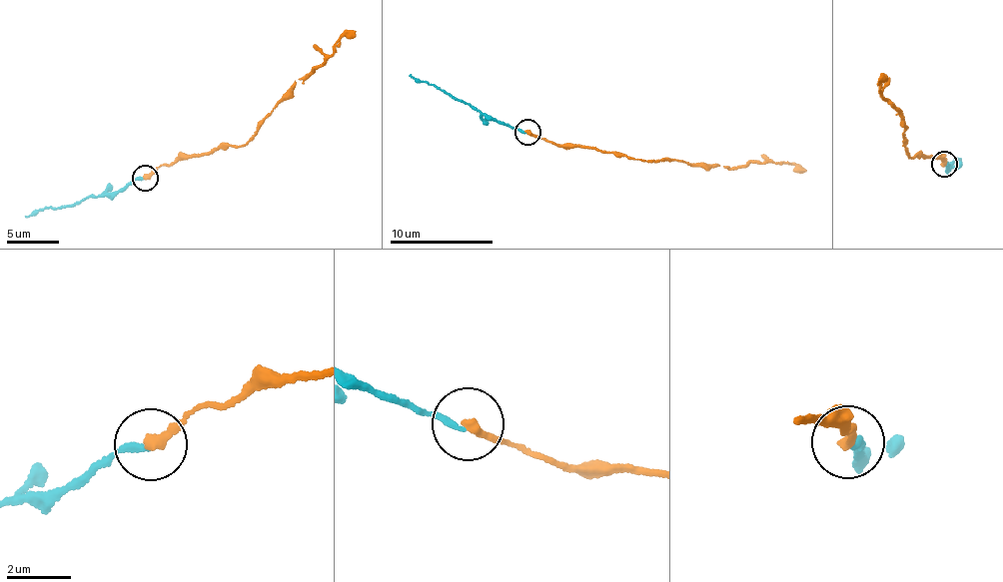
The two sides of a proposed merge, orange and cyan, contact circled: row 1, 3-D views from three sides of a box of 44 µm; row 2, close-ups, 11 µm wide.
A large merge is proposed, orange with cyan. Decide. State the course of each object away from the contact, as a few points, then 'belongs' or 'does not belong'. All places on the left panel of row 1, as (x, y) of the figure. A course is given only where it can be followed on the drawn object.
orange runs (146, 177), (164, 164), (172, 166), (230, 146), (239, 148), (293, 82), (303, 79), (335, 44), (356, 32); cyan runs (143, 179), (137, 177), (109, 194), (91, 194), (76, 202), (25, 217); belongs

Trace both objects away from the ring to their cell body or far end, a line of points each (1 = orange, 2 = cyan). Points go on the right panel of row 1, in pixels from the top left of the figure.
1: (943, 163), (946, 159), (941, 162), (915, 155), (910, 159), (902, 112), (879, 91), (880, 78)
2: (944, 165), (948, 162), (948, 167), (957, 159)

